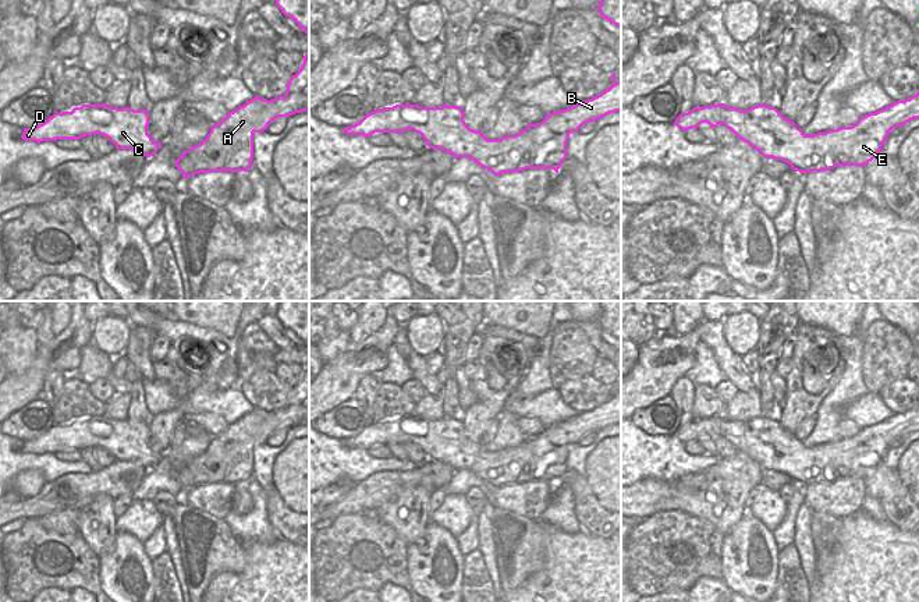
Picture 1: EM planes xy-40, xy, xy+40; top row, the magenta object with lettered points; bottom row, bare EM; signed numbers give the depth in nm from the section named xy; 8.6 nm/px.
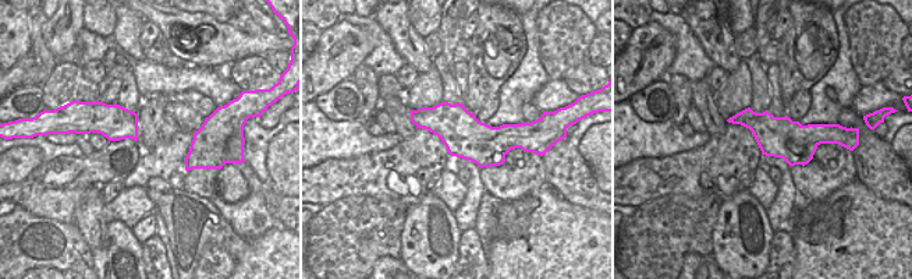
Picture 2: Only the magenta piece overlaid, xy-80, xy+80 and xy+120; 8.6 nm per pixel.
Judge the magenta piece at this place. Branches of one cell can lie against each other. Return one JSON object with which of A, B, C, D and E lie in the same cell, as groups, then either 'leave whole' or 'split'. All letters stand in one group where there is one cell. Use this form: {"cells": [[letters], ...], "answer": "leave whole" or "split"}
{"cells": [["A"], ["B", "C", "D", "E"]], "answer": "split"}

